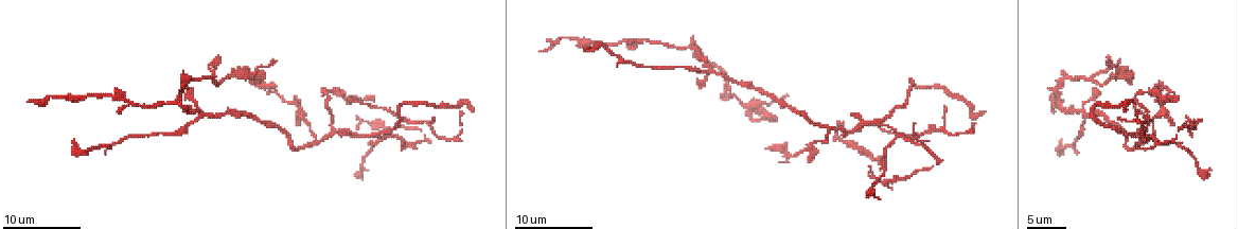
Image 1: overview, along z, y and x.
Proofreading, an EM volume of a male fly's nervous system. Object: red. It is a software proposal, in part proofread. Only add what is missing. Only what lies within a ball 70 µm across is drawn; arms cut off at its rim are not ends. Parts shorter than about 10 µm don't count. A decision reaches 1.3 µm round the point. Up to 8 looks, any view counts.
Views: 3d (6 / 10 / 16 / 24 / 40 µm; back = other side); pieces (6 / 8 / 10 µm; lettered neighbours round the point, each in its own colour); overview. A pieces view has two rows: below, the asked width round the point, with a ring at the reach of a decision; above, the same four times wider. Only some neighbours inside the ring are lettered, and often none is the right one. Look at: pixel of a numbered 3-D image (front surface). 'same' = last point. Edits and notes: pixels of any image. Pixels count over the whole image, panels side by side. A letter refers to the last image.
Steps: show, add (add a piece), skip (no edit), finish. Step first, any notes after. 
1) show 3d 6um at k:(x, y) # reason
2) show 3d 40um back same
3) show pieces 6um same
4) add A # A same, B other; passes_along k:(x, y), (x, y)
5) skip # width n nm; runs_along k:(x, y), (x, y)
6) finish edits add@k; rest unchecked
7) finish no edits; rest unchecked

show pieces 8um at 1:(351, 102) # free end

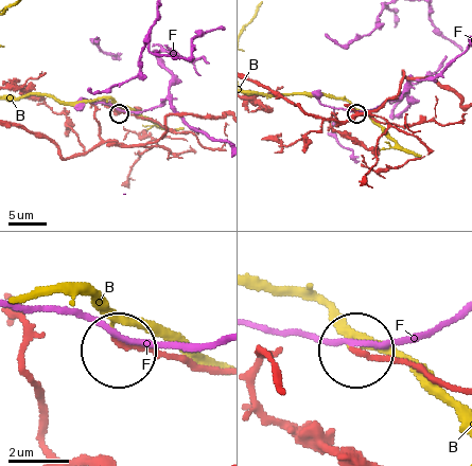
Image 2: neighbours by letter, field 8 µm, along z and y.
skip # B other, F other; runs_along 2:(454, 390), (357, 348); no lettered piece goes on from it

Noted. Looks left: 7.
show pieces 8um at 1:(275, 63) # free end

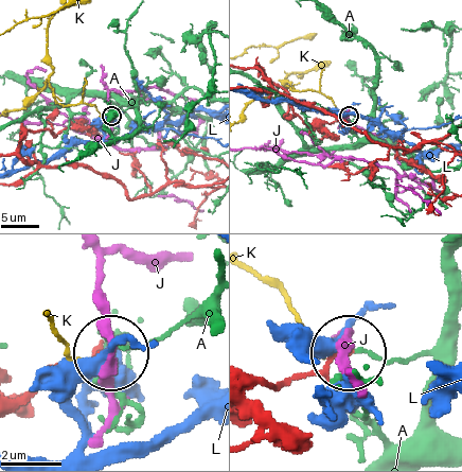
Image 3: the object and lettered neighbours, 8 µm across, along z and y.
skip # width 180 nm; A other, J other, K other, L other; no lettered piece goes on from it

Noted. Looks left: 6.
show 3d 10um at 1:(768, 148) # an open end

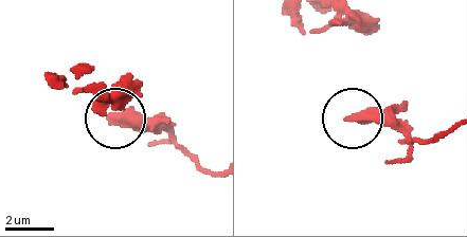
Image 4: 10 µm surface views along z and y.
show pieces 6um at 4:(112, 118) # see the neighbours

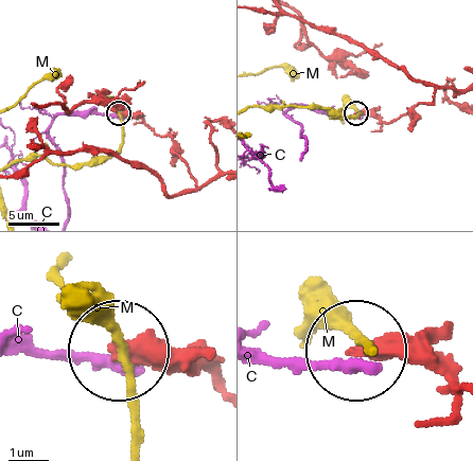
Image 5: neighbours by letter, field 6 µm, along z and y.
skip # width 340 nm; C other, M other; runs_along 5:(216, 377), (119, 347); no lettered piece goes on from it

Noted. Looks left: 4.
show pieces 6um at 1:(852, 117)

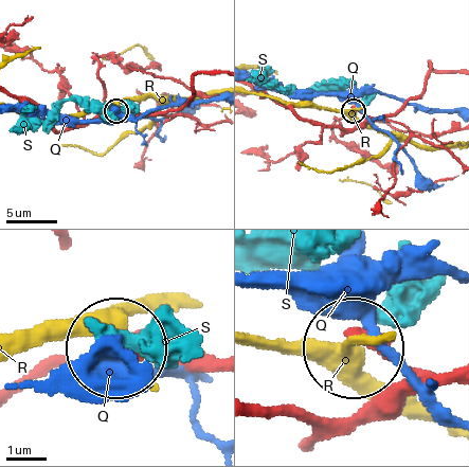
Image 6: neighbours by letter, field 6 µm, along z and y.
skip # width 360 nm; Q other, R other, S other; no lettered piece goes on from it

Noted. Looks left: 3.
finish no edits; rest unchecked

